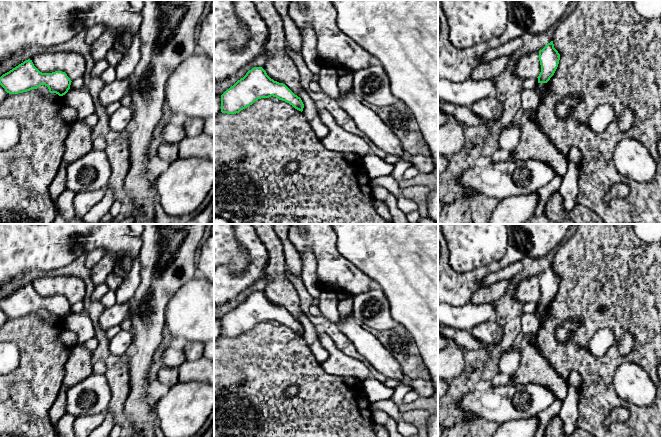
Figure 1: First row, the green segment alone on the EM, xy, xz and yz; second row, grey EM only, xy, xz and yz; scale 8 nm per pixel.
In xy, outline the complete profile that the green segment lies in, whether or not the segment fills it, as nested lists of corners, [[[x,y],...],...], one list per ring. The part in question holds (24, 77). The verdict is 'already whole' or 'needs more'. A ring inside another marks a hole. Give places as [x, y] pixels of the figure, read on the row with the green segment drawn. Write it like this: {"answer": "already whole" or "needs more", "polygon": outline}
{"answer": "already whole", "polygon": [[[30,59],[0,77],[0,85],[9,94],[27,92],[45,85],[50,93],[63,96],[70,89],[71,82],[67,74],[62,71],[40,72]]]}

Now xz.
{"answer": "already whole", "polygon": [[[254,67],[221,95],[221,112],[236,114],[261,98],[276,97],[303,111],[304,104],[285,84],[271,79],[262,67]]]}

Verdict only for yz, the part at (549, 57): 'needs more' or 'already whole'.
already whole

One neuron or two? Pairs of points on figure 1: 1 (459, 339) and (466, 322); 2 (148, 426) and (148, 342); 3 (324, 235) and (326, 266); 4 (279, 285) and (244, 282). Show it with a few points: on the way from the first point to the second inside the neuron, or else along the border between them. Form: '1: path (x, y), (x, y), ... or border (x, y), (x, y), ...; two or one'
1: border (448, 326), (454, 329), (470, 330); two
2: path (139, 405), (139, 363); one
3: path (324, 243), (326, 258); one
4: border (268, 256), (261, 279); two

